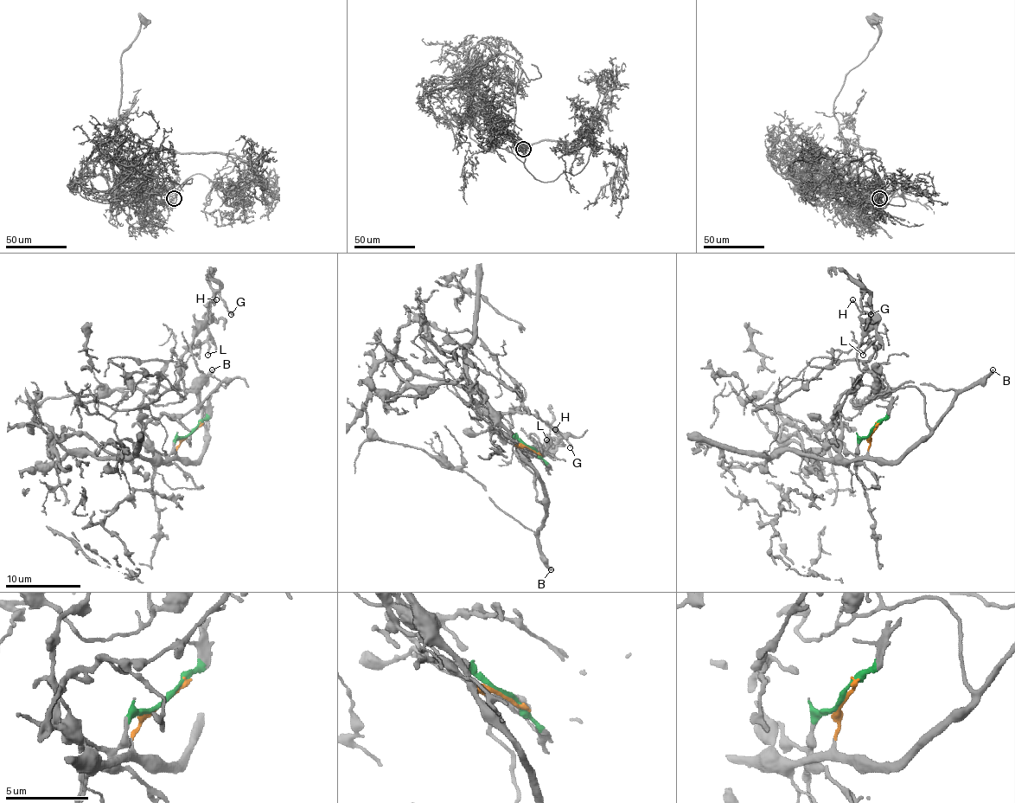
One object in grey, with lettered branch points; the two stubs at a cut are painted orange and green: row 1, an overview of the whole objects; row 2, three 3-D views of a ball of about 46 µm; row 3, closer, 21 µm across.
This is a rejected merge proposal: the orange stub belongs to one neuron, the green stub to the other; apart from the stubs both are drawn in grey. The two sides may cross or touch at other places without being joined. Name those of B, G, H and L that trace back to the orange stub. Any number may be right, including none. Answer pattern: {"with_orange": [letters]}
{"with_orange": ["B"]}

